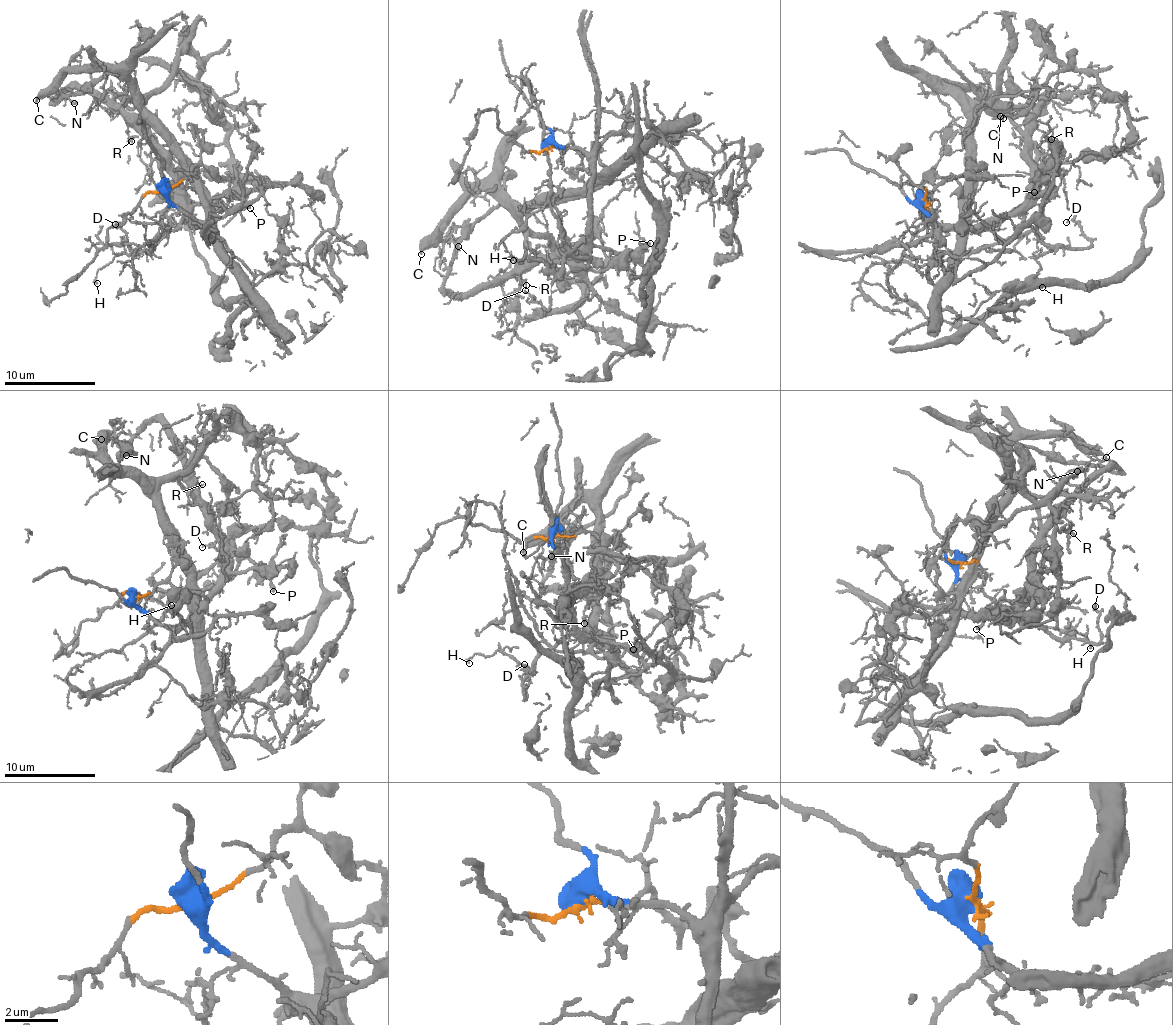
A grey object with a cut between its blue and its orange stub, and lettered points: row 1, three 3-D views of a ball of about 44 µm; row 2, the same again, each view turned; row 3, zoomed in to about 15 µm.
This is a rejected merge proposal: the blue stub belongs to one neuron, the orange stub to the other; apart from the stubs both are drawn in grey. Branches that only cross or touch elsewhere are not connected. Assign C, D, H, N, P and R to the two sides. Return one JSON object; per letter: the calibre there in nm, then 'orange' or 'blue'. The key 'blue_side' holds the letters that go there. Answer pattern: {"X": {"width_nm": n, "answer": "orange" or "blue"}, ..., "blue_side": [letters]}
{"C": {"width_nm": 280, "answer": "orange"}, "D": {"width_nm": 80, "answer": "blue"}, "H": {"width_nm": 110, "answer": "blue"}, "N": {"width_nm": 140, "answer": "blue"}, "P": {"width_nm": 240, "answer": "blue"}, "R": {"width_nm": 170, "answer": "blue"}, "blue_side": ["D", "H", "N", "P", "R"]}

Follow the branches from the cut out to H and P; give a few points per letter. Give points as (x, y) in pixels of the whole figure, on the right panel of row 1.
H: (926, 202), (929, 217), (947, 227), (983, 227), (1017, 215), (1044, 244), (1056, 245), (1038, 258), (1042, 288)
P: (926, 202), (922, 208), (929, 217), (947, 227), (983, 227), (1010, 217), (1029, 198), (1040, 181), (1033, 193)

